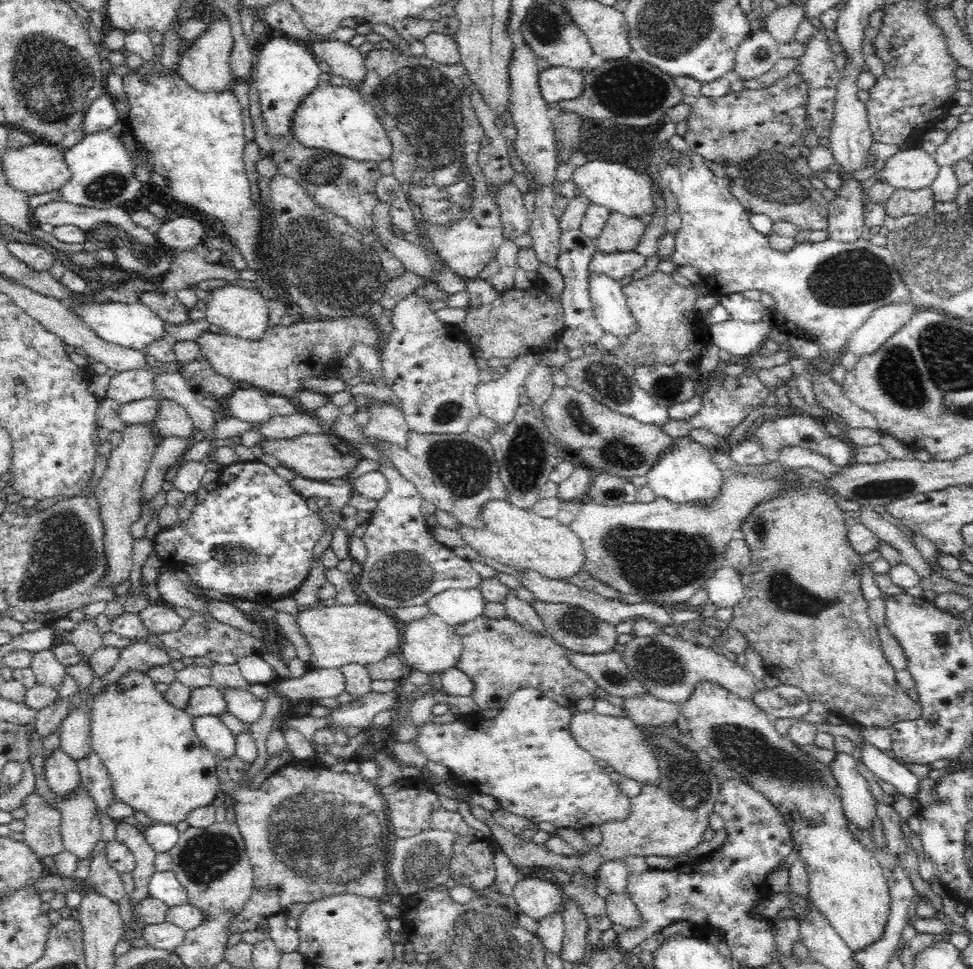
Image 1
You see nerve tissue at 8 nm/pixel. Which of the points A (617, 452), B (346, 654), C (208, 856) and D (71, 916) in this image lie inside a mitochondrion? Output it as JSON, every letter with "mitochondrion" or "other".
{"A":"mitochondrion","B":"other","C":"mitochondrion","D":"other"}

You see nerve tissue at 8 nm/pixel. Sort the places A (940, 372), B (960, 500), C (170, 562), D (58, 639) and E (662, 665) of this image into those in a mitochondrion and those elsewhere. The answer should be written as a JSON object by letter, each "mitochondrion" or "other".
{"A":"mitochondrion","B":"other","C":"other","D":"other","E":"mitochondrion"}

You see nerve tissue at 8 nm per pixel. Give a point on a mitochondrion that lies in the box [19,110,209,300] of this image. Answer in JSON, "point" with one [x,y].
{"point":[109,186]}

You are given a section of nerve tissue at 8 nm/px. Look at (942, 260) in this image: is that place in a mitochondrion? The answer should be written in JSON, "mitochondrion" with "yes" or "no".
{"mitochondrion":"yes"}

